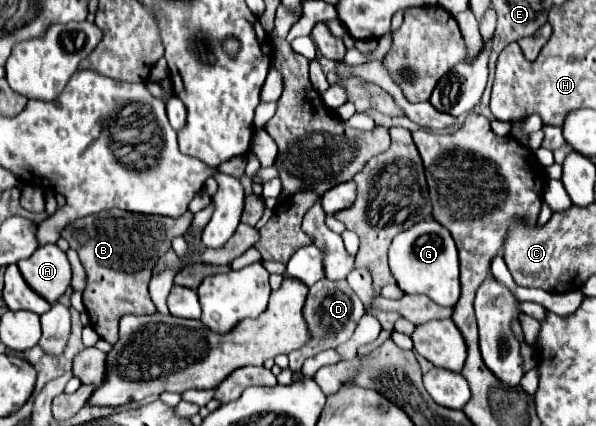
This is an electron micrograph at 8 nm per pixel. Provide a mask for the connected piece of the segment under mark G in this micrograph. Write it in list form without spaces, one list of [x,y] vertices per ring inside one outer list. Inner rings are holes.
[[[435,219],[401,231],[389,249],[389,269],[401,291],[421,291],[437,305],[453,307],[459,299],[459,257],[451,233]]]

